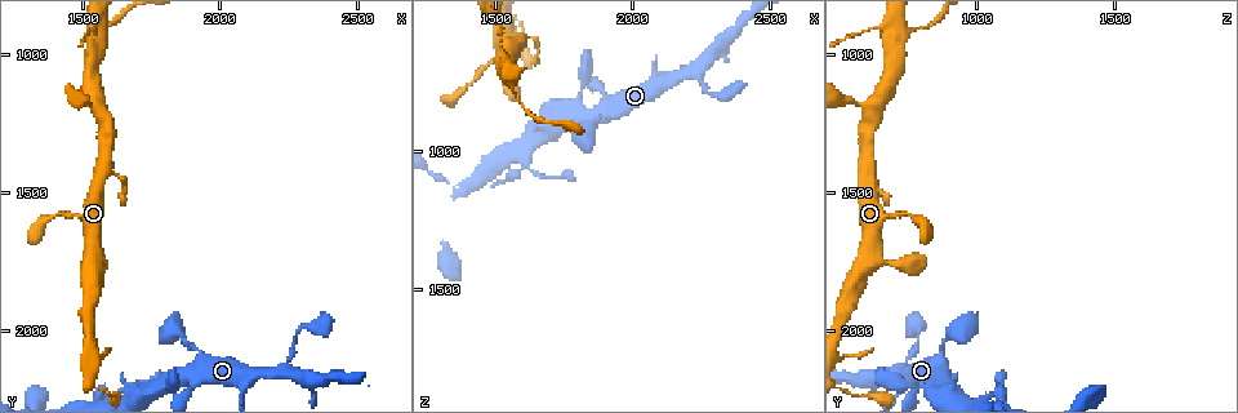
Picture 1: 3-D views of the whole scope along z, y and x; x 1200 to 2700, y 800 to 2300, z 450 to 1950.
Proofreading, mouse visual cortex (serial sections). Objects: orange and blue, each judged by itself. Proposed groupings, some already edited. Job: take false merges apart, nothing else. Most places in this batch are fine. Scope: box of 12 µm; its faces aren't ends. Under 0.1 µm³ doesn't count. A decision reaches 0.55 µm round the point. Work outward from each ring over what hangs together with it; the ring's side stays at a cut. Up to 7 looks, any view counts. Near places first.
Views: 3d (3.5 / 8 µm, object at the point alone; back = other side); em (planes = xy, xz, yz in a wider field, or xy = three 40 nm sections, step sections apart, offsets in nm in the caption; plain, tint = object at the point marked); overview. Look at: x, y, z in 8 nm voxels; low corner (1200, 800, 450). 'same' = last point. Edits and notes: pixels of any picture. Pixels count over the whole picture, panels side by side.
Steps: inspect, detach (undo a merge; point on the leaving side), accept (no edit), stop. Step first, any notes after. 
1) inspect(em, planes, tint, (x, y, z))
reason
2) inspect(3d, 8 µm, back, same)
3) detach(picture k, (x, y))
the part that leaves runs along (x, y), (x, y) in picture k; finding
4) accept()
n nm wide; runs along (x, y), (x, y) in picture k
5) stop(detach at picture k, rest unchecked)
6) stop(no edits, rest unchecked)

inspect(3d, 3.5 µm, back, (2090, 2210, 730))
small branch off a trunk

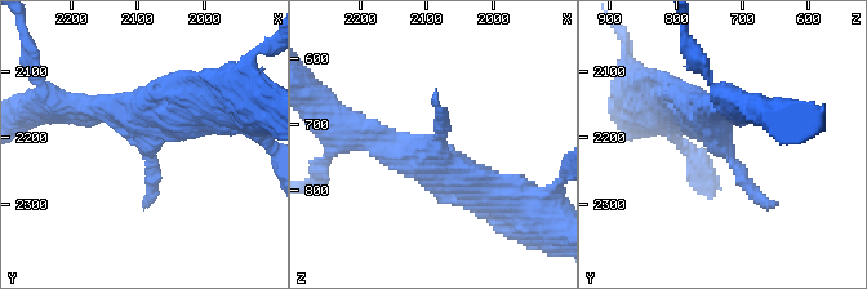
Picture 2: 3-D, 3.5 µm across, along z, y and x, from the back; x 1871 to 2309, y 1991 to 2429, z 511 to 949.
inspect(em, xy, step 2, tint, (2090, 2215, 725))
3 arms; arms of 100, 350, 450 nm

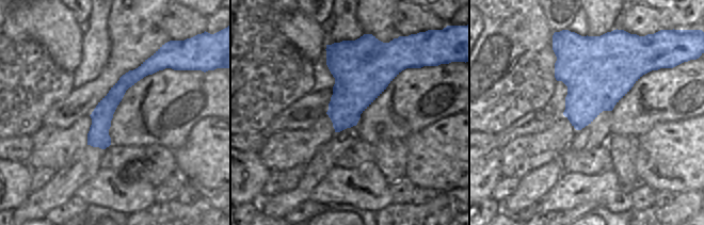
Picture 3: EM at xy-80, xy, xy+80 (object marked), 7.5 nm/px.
accept()
runs along (677, 102), (707, 114), (743, 182), (777, 201) in picture 2; continuous, no second cell

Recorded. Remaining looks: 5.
inspect(3d, 8 µm, (1530, 1740, 630))
sharp bend

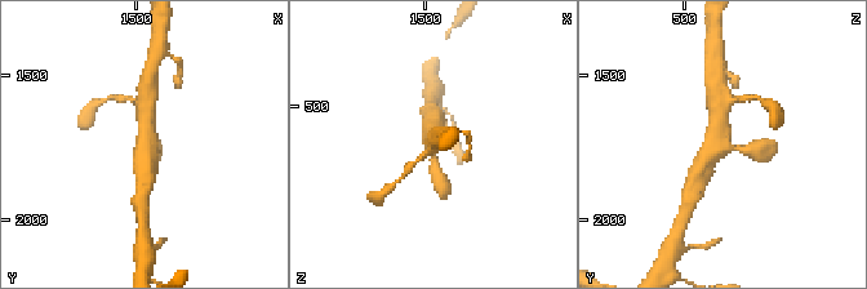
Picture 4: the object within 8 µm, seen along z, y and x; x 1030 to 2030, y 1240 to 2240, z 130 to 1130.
inspect(3d, 3.5 µm, back, (1530, 1740, 640))

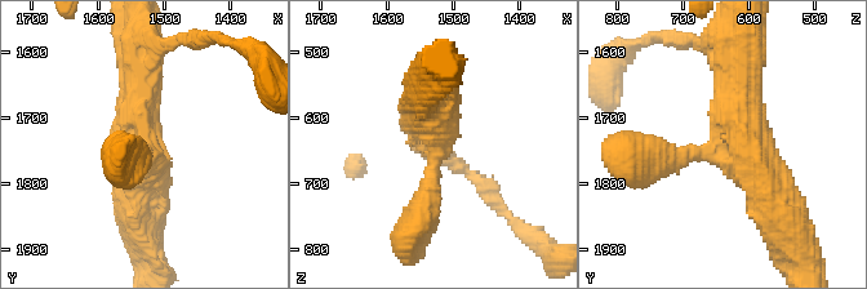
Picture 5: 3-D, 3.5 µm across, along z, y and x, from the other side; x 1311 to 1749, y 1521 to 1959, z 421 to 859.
inspect(em, xy, step 3, tint, (1525, 1740, 640))
3 arms; arms of 200, 500, 500 nm

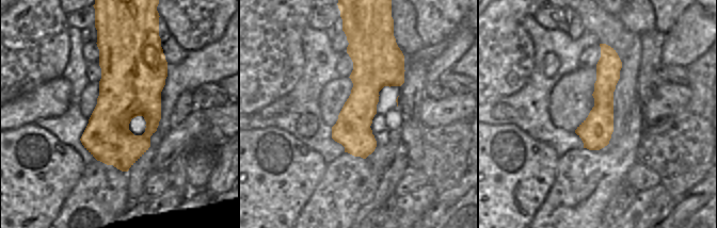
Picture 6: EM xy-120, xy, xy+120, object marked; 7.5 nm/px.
accept()
runs along (741, 36), (743, 132), (783, 207) in picture 5; all the same cell

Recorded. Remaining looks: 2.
inspect(3d, 3.5 µm, (1550, 920, 750))
arms part here

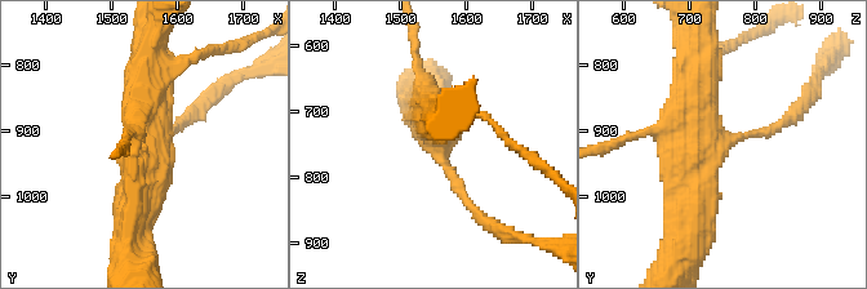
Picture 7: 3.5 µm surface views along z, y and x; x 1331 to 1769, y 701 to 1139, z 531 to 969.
inspect(em, xy, step 2, tint, (1555, 915, 760))
need the tissue

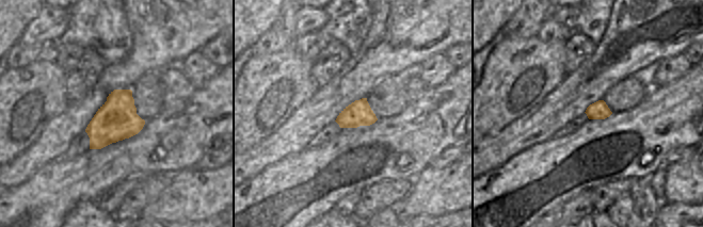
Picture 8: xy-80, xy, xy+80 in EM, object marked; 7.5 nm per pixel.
accept()
runs along (133, 230), (160, 67) in picture 7; one cell here

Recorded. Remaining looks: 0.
stop(no edits, rest unchecked)

